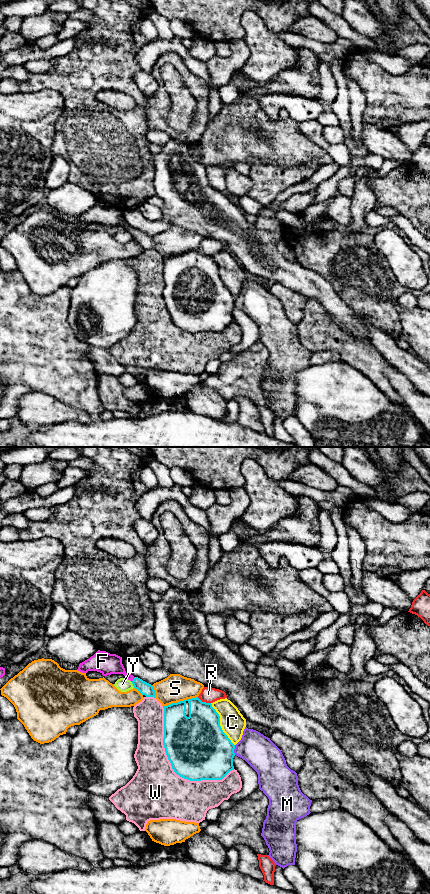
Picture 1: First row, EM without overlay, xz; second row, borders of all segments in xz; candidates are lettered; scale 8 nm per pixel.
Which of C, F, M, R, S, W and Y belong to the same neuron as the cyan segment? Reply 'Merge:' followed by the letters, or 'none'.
Merge: F

